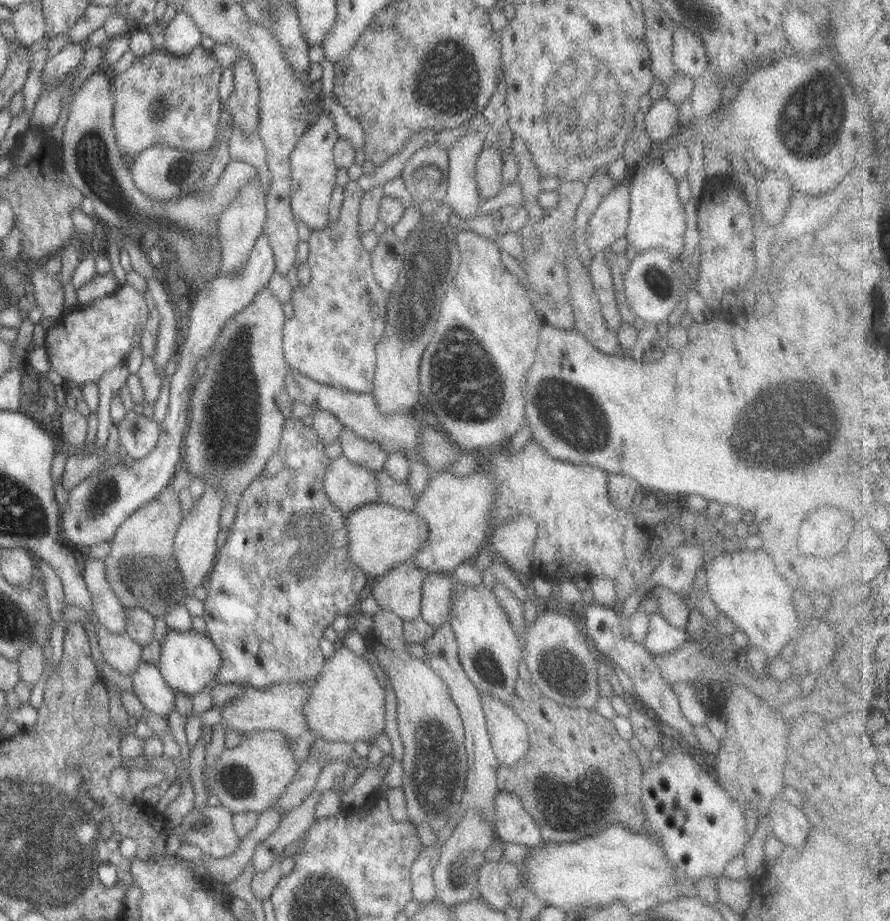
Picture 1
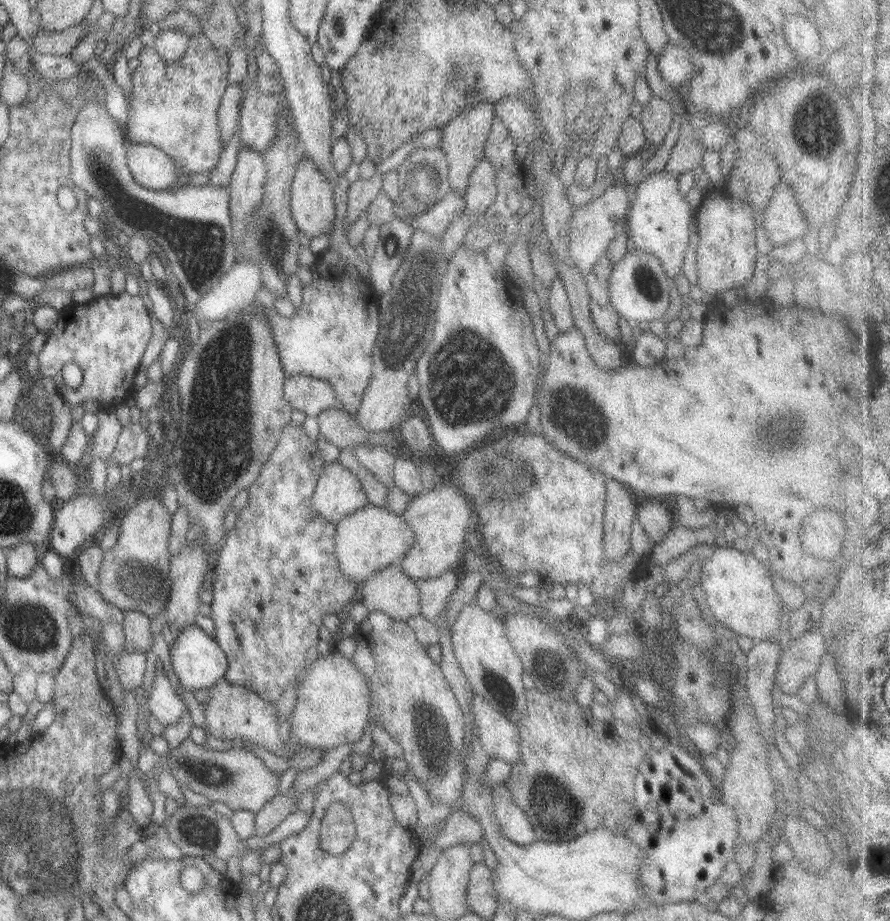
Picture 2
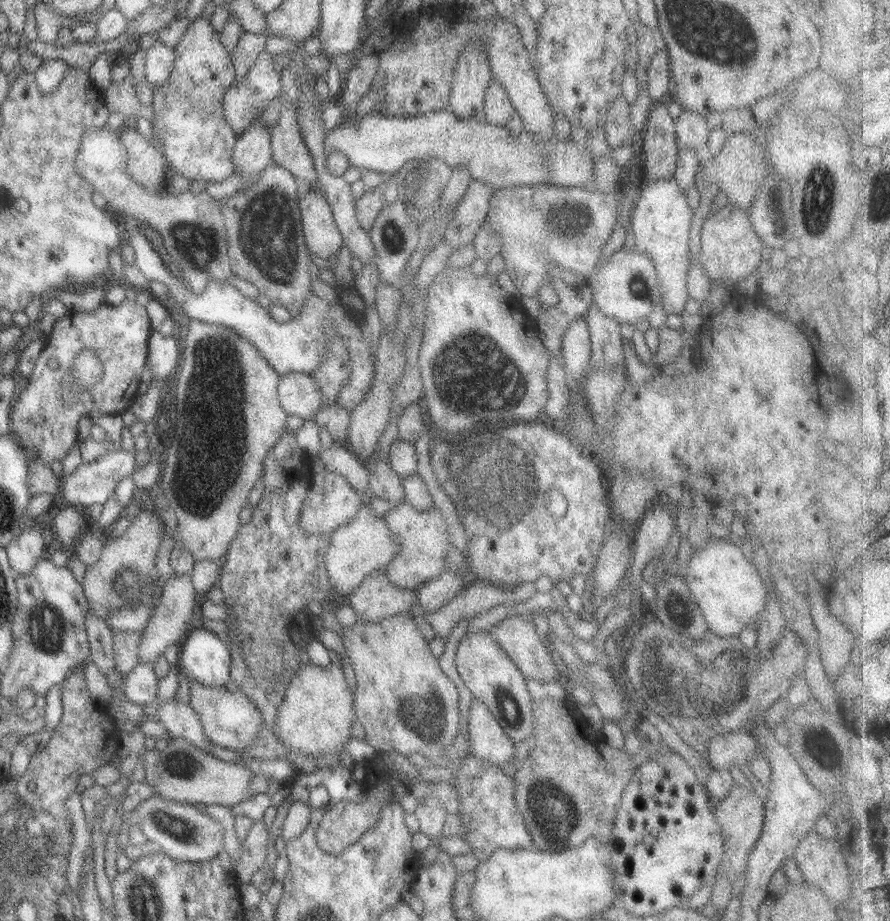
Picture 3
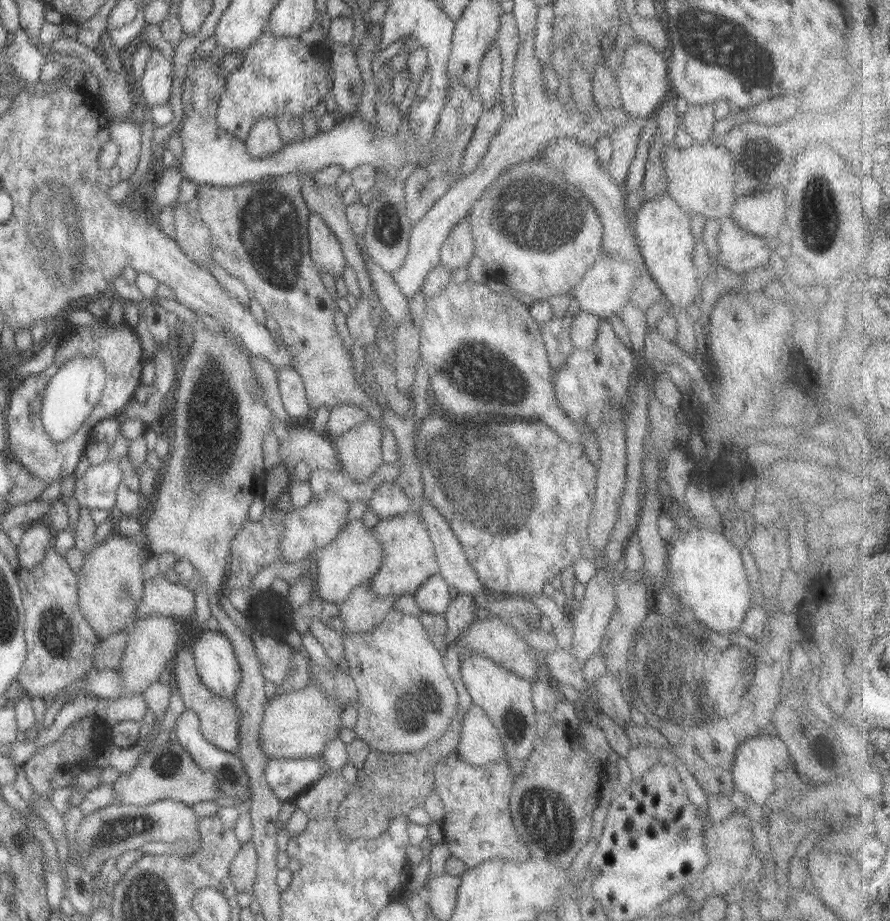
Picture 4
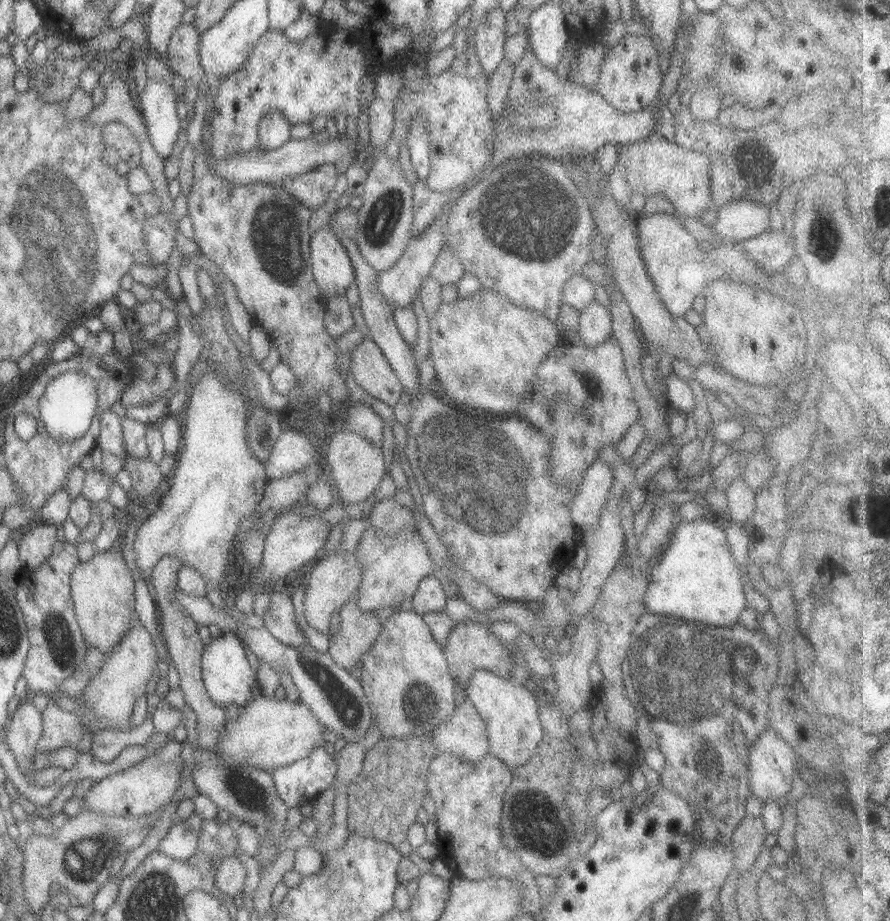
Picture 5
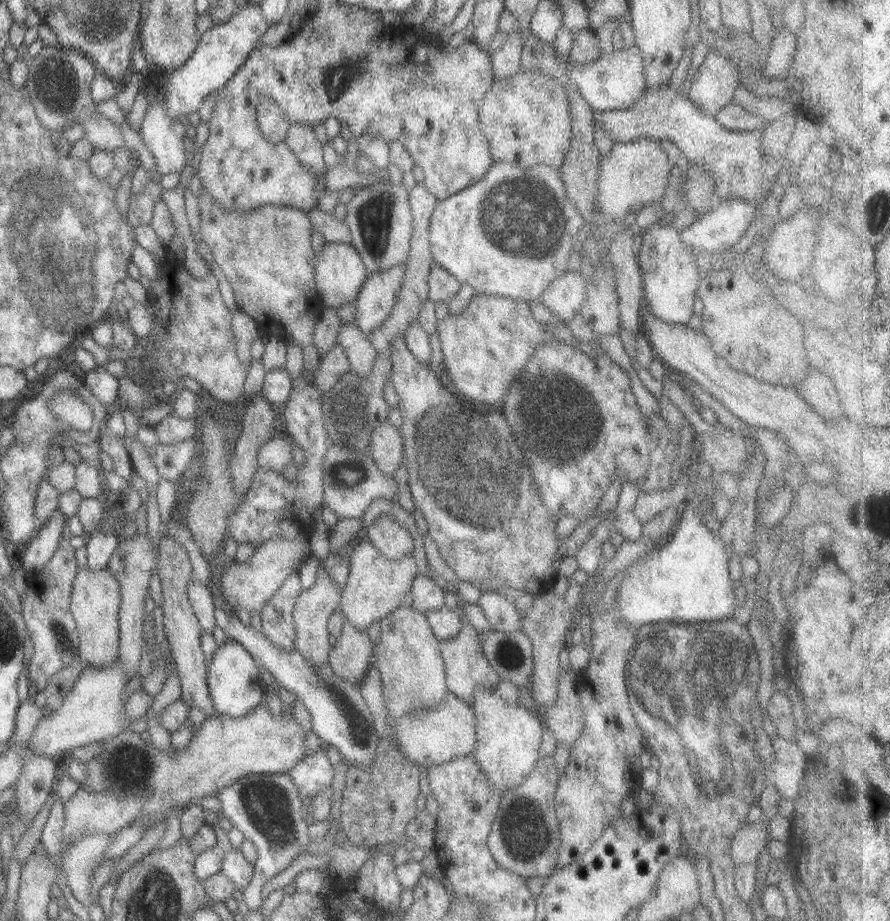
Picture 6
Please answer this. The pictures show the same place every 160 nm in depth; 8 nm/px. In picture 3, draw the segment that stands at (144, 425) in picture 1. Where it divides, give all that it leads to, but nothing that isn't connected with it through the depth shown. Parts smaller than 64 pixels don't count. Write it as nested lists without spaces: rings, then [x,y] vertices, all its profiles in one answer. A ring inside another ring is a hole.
[[[120,448],[109,449],[103,455],[97,457],[91,464],[79,464],[71,474],[64,475],[60,480],[57,490],[57,499],[51,498],[51,502],[58,502],[60,506],[91,506],[103,505],[105,500],[114,492],[115,485],[124,476],[129,476],[135,468],[136,451]]]

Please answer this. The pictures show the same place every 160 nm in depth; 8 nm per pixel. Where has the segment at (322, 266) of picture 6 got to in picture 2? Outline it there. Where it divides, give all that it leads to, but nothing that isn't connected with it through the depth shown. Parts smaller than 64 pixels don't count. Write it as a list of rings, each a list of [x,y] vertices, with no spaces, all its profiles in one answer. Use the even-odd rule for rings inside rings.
[[[302,157],[295,163],[294,175],[290,184],[290,215],[298,232],[308,239],[322,236],[333,230],[334,205],[332,196],[333,185],[315,168],[308,158]]]

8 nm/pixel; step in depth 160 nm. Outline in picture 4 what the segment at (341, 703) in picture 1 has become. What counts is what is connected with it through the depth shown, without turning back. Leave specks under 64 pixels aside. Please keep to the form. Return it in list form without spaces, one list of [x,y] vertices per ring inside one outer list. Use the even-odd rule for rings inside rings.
[[[310,676],[305,687],[293,689],[288,687],[288,690],[281,695],[275,695],[272,699],[266,701],[263,707],[262,720],[259,724],[259,746],[267,759],[303,759],[320,757],[323,748],[331,740],[338,738],[341,713],[338,704],[334,702],[320,686],[318,681],[314,680],[314,676]]]

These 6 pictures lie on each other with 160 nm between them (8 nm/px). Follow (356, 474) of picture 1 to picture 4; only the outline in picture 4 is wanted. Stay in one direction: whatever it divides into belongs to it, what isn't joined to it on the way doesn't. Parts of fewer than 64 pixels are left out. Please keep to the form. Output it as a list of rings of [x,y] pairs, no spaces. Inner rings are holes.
[[[328,490],[316,498],[311,496],[305,506],[285,513],[282,520],[283,536],[281,536],[278,545],[278,553],[284,560],[283,565],[299,562],[311,552],[331,542],[340,532],[341,526],[345,524],[347,511],[348,503],[332,490]]]

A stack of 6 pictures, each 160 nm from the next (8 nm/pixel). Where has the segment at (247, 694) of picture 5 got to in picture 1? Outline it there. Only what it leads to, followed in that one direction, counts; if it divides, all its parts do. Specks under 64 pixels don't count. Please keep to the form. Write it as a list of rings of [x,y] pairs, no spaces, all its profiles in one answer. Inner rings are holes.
[[[167,631],[160,642],[159,661],[156,664],[161,678],[174,692],[182,692],[188,698],[207,687],[220,667],[220,656],[211,640],[204,633],[189,631]]]

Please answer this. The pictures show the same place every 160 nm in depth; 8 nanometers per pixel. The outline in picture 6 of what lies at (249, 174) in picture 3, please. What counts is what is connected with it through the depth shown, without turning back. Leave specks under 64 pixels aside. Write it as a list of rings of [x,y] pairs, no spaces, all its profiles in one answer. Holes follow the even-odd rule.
[[[263,97],[254,106],[255,120],[262,137],[276,143],[284,140],[289,122],[273,100]]]

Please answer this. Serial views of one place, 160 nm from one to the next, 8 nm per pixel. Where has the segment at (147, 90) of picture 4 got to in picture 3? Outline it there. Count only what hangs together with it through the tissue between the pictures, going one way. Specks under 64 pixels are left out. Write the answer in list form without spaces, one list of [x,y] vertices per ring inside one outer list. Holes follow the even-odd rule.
[[[158,40],[145,52],[145,77],[148,88],[154,88],[166,82],[173,69],[174,54]]]

